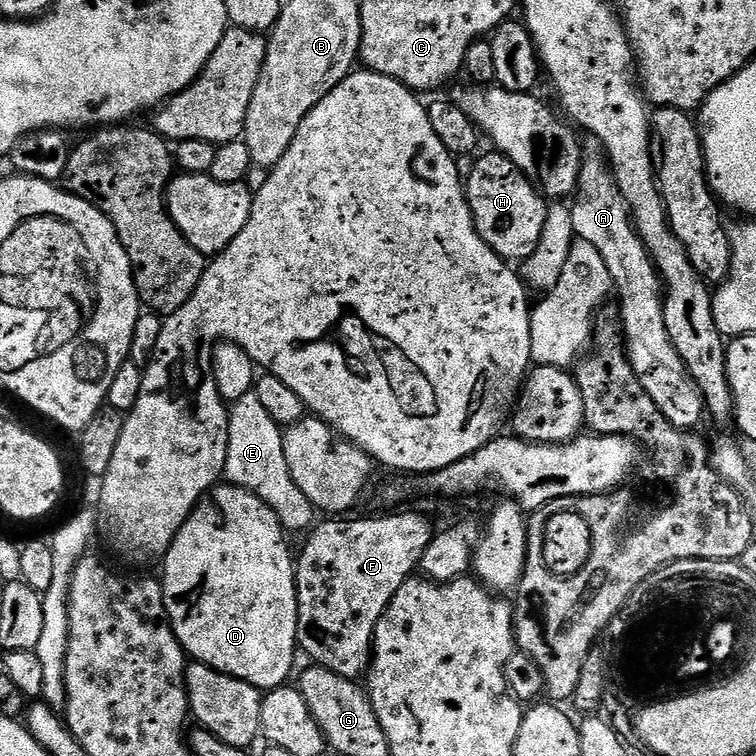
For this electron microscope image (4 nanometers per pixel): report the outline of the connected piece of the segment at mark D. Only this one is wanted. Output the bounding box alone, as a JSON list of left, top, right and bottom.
[162,482,298,690]

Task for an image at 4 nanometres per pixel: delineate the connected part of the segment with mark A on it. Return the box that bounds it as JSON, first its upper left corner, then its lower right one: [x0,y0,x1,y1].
[570,151,706,430]

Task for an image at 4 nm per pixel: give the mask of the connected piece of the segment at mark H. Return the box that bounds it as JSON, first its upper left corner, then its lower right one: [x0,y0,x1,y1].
[467,150,549,262]

